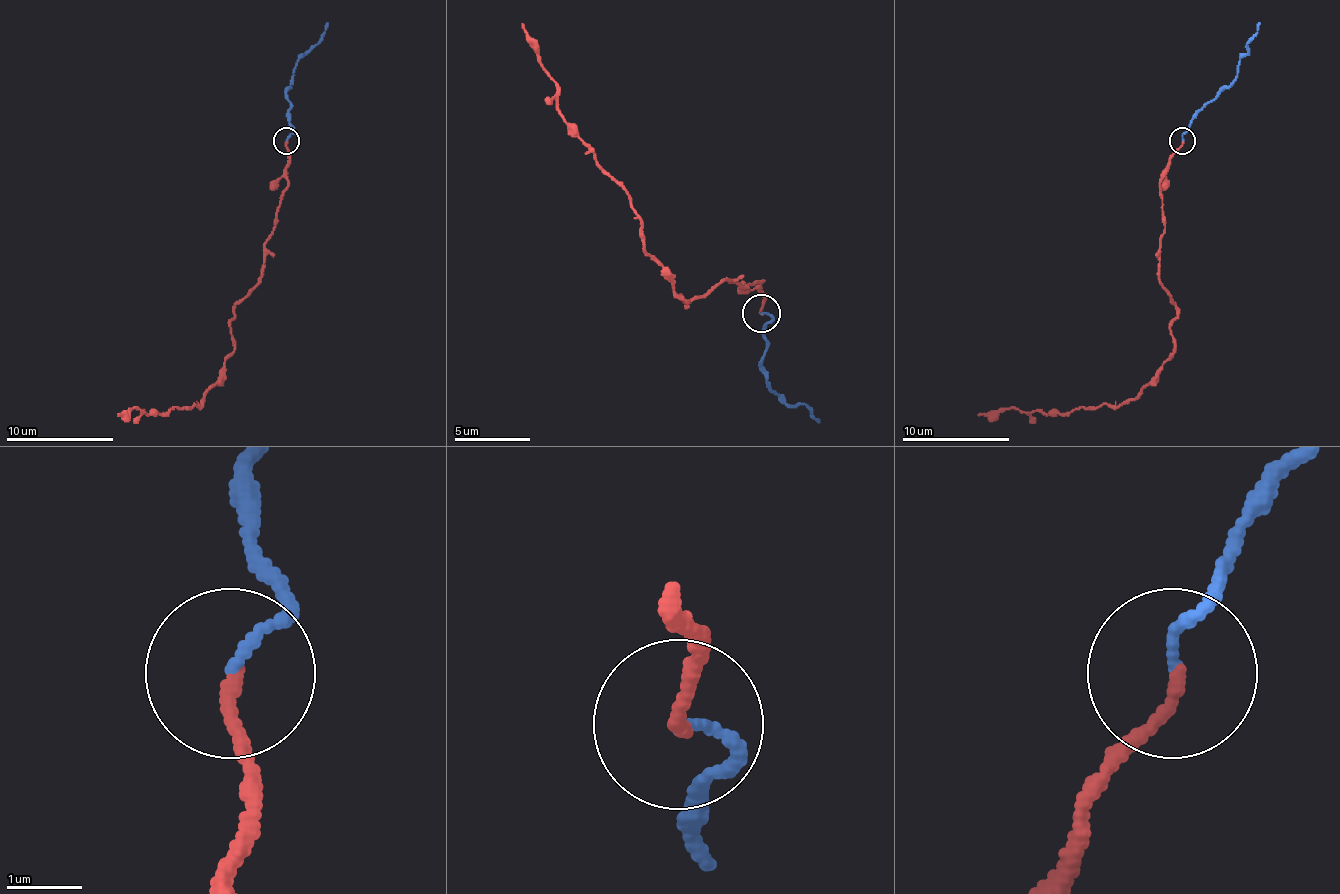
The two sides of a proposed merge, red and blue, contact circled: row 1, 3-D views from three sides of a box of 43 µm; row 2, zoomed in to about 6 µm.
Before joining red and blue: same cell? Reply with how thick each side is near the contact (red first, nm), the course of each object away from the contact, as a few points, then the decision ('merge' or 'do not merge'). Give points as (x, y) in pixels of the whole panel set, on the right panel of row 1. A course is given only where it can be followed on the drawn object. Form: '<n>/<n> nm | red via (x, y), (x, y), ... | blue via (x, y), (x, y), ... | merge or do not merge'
160/110 nm | red via (1181, 141), (1160, 189), (1160, 280), (1176, 307), (1173, 355), (1117, 406), (1064, 414), (1005, 408), (978, 416) | blue via (1181, 141), (1187, 128), (1235, 77), (1248, 50), (1246, 45), (1259, 23) | merge

